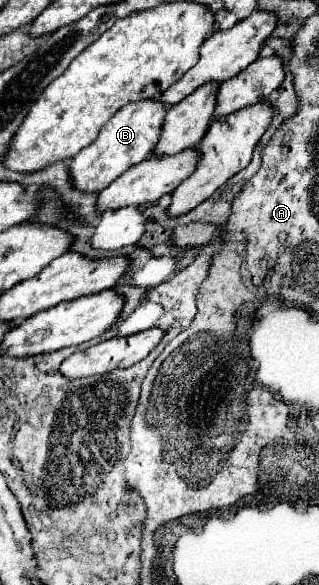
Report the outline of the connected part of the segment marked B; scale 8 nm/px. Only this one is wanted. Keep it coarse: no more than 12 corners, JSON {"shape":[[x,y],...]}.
{"shape":[[124,105],[68,163],[102,191],[154,153],[170,105]]}

